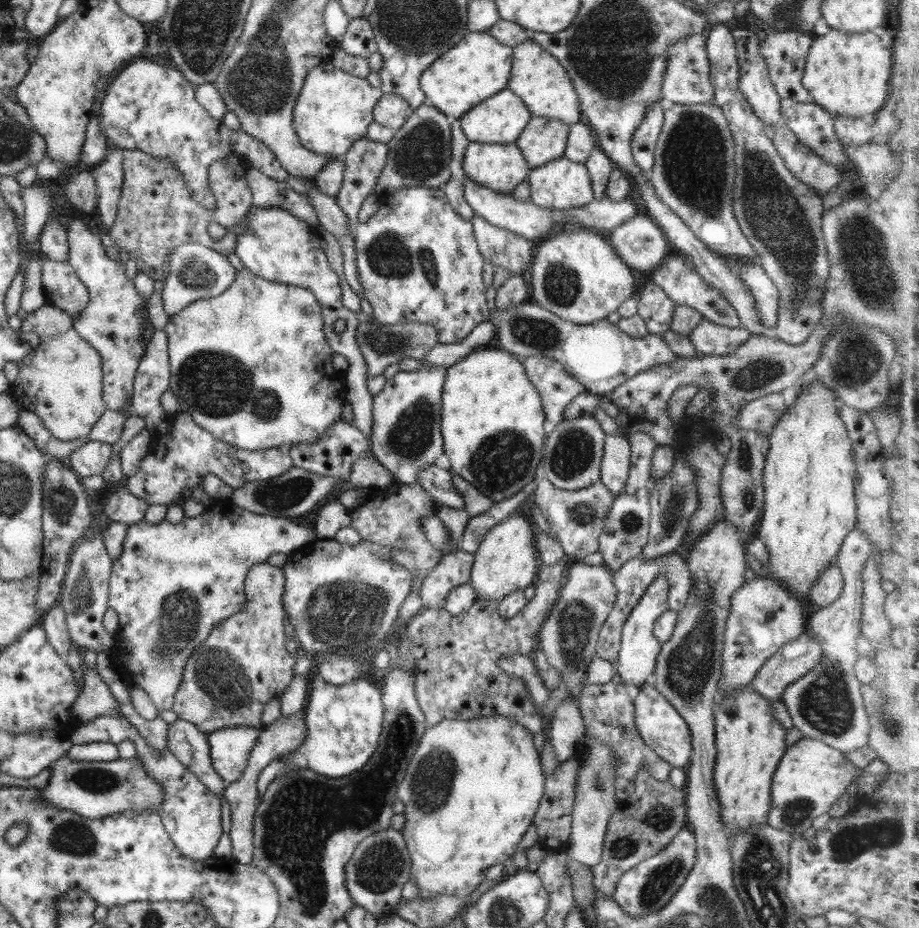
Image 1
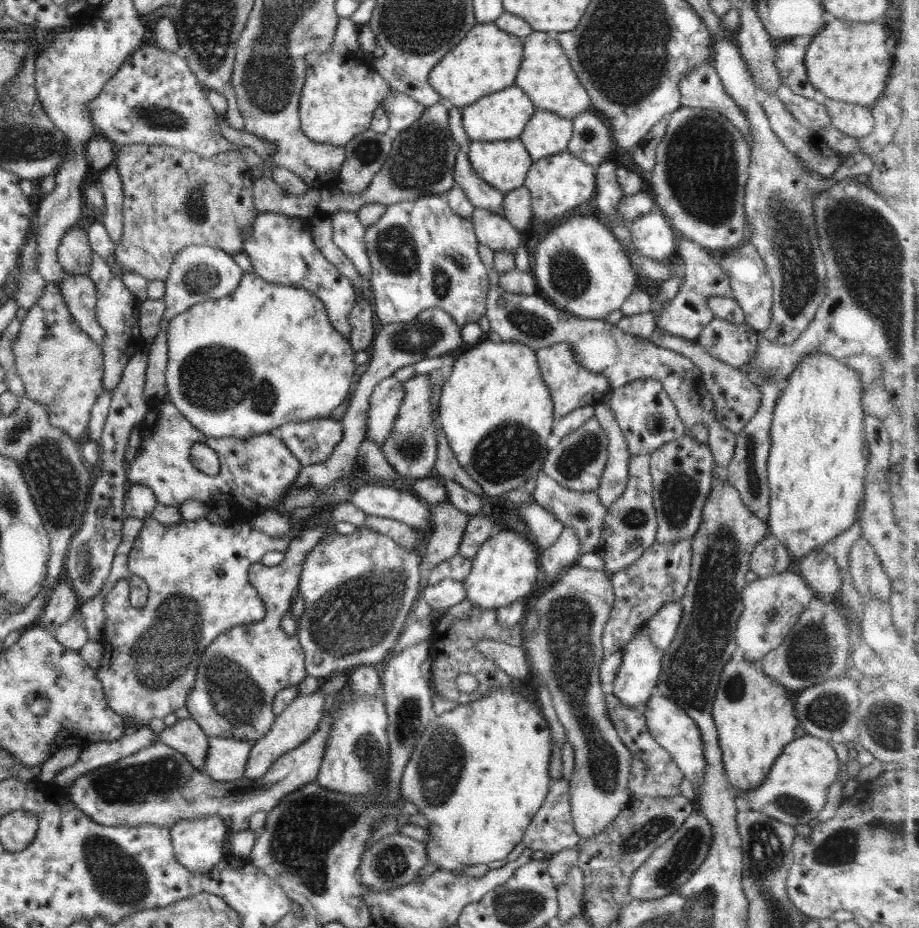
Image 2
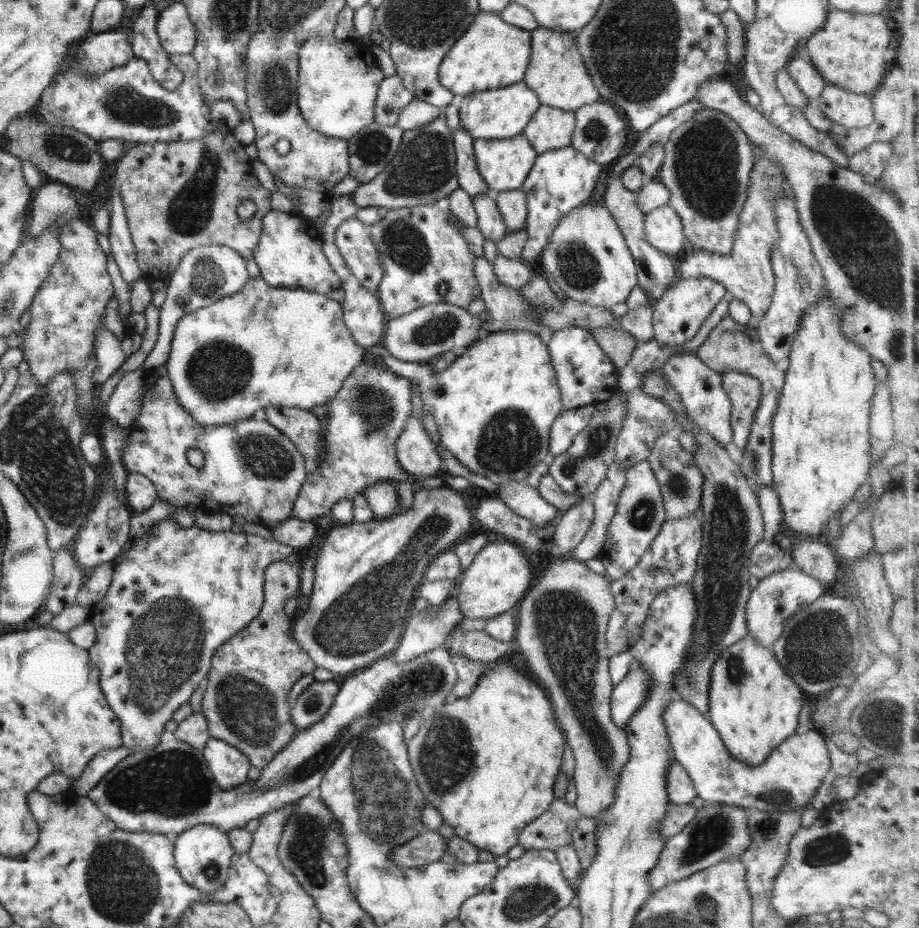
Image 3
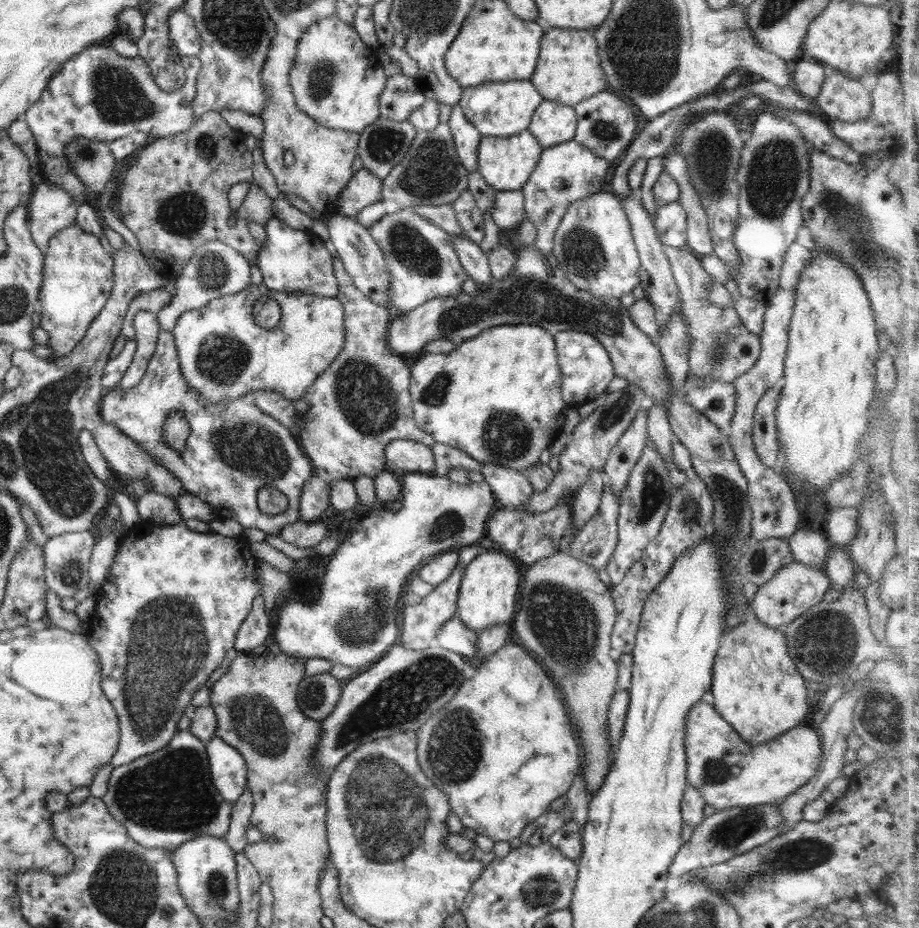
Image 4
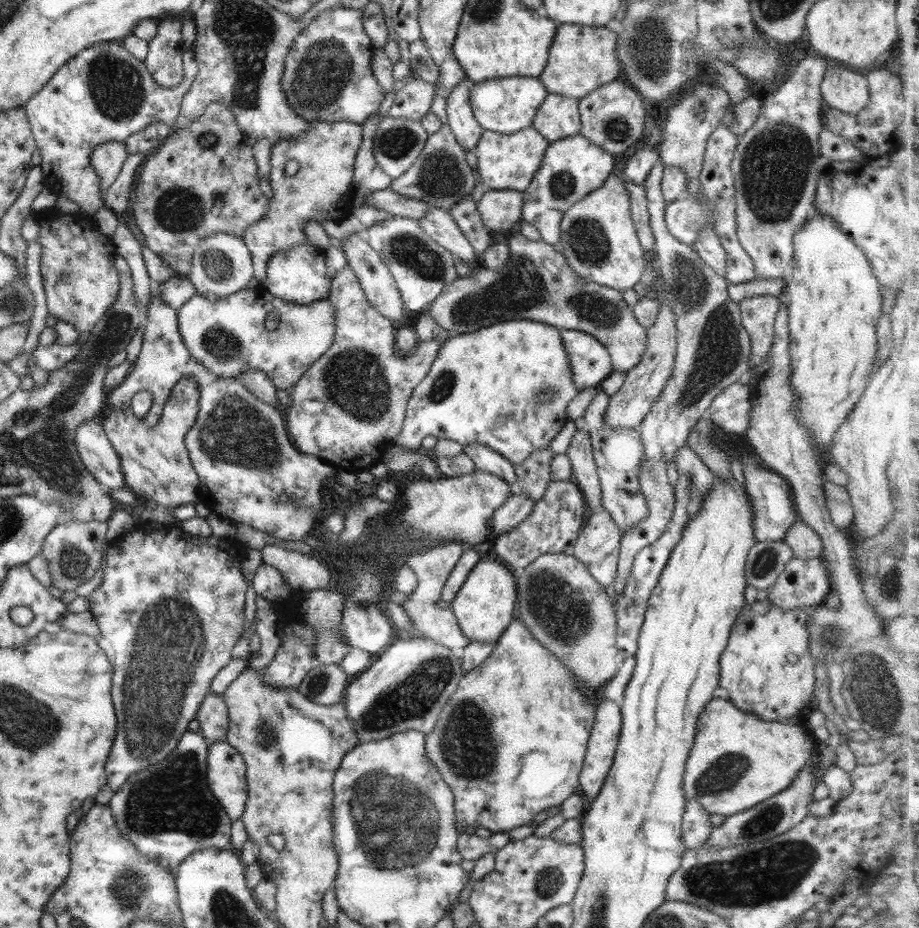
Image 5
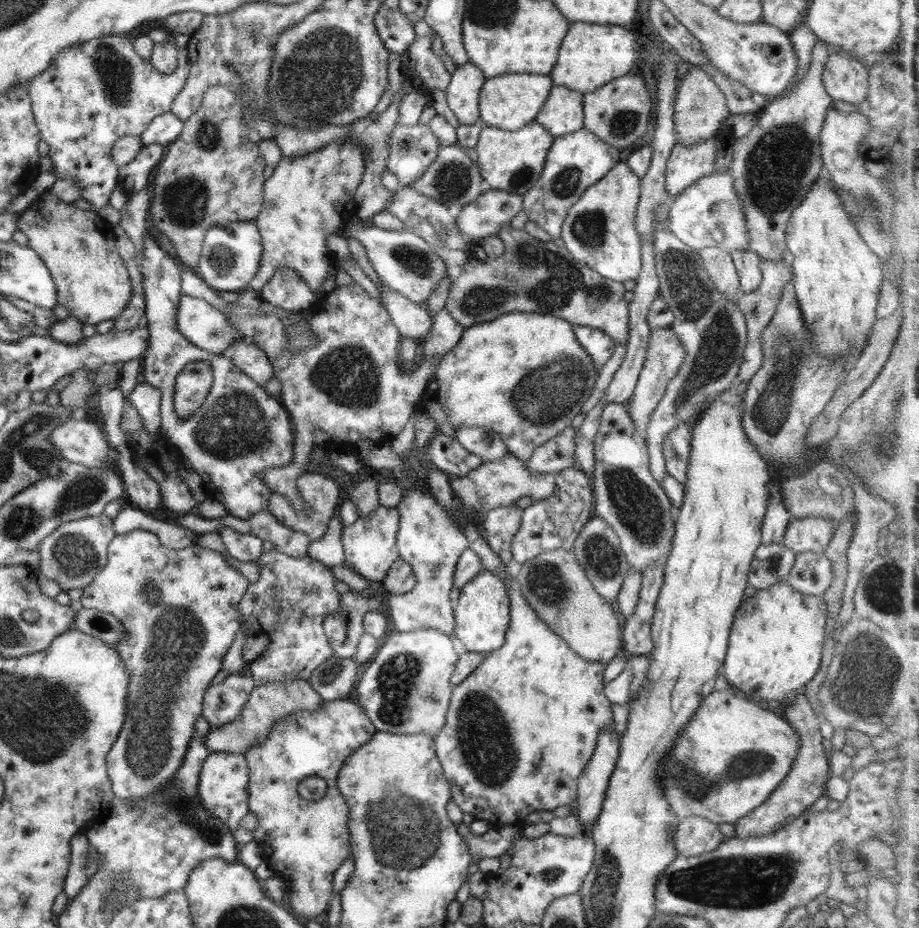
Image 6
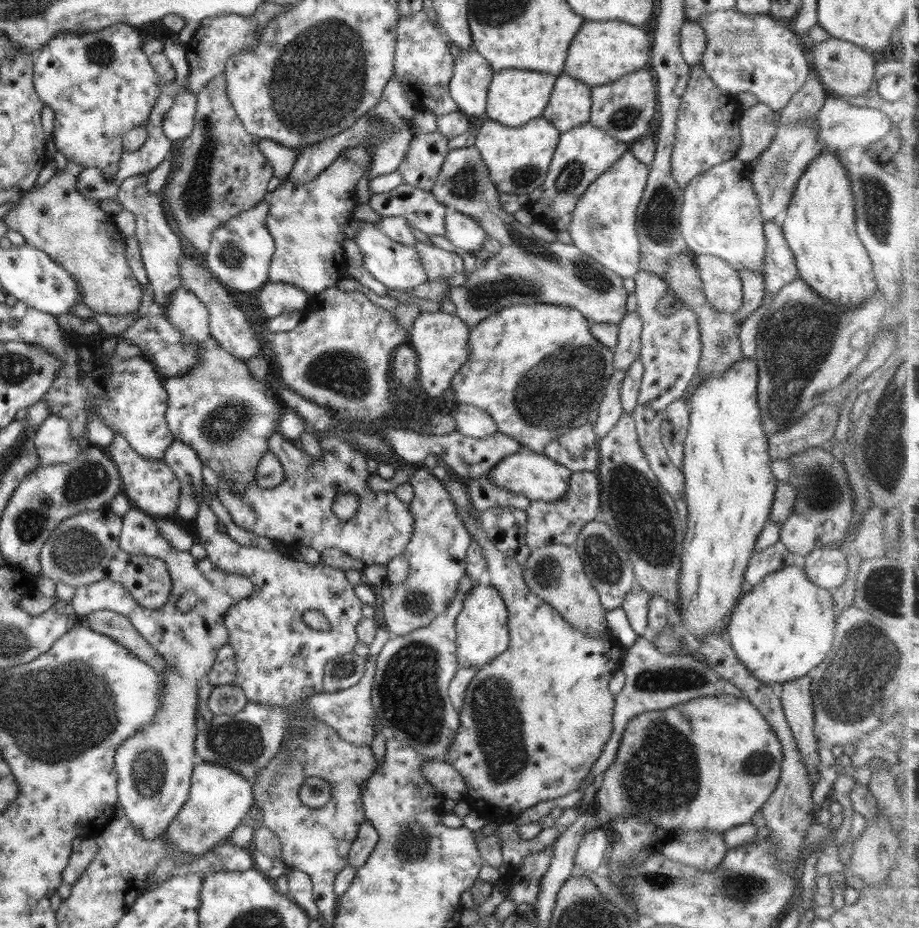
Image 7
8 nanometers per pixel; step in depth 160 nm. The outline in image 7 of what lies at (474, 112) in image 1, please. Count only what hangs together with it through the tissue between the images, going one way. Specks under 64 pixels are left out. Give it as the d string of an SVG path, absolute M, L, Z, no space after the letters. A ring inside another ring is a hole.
M502 69L495 71L487 92L486 116L504 126L518 127L541 116L553 91L556 75L531 70Z

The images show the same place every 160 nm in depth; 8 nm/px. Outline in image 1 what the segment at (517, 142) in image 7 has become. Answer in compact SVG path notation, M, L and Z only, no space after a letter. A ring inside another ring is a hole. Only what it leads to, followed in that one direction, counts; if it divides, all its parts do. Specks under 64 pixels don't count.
M470 142L463 156L463 171L470 180L486 188L498 193L511 193L517 184L526 180L530 168L515 142L506 144Z

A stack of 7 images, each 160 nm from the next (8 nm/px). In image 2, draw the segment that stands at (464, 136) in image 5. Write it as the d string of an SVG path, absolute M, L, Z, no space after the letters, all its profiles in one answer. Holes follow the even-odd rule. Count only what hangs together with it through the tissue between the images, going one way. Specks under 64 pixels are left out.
M460 149L455 158L453 179L456 186L466 193L472 206L503 214L505 193L496 190L482 180L471 167L468 155Z

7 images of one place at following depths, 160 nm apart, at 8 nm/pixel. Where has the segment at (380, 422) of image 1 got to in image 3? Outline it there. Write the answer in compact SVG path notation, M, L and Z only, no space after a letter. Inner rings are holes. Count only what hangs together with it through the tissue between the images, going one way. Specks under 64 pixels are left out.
M414 410L395 442L395 452L399 465L410 475L422 478L442 474L443 460Z

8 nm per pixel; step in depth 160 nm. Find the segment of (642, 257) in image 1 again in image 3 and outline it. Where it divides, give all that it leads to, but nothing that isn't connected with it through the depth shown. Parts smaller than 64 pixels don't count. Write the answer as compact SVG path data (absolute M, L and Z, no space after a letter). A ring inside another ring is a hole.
M670 205L655 208L645 216L644 232L654 249L672 257L684 248L686 242L682 221Z

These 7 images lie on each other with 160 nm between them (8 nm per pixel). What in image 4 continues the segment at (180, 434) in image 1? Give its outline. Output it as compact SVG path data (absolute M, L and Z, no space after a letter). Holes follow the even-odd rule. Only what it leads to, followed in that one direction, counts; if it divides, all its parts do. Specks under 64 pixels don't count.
M160 329L157 347L147 366L140 383L132 389L118 386L108 392L101 402L101 417L106 424L114 426L131 438L141 448L147 450L159 464L167 468L183 484L186 492L192 493L209 504L217 517L224 517L239 522L244 531L250 528L261 530L266 535L282 534L282 529L302 522L299 513L299 502L302 487L313 475L314 468L303 448L298 446L296 437L292 436L278 419L262 412L249 398L238 398L230 402L209 402L196 389L186 385L178 360L177 346L170 331ZM173 410L181 410L190 425L186 448L179 453L171 449L163 437L163 426ZM264 486L274 486L283 492L288 499L288 508L284 514L264 514L256 506L256 492Z

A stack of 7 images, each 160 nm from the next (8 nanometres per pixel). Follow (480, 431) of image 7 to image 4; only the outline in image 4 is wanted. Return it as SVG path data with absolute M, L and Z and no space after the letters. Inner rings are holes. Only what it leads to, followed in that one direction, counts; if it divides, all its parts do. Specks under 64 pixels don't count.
M480 462L483 481L490 485L496 500L506 509L523 508L535 492L526 472L514 470L507 466Z

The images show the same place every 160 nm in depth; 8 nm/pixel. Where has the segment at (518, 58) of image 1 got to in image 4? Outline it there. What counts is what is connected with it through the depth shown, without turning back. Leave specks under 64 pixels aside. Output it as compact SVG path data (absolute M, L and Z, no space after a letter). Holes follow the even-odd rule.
M546 28L542 35L536 68L529 81L542 95L543 100L572 107L606 90L606 77L598 62L598 46L592 30Z

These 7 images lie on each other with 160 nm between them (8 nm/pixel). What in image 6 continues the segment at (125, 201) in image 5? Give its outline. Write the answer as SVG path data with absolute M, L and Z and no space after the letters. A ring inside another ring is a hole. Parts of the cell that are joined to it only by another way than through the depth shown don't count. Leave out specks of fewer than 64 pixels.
M158 142L143 145L128 164L119 168L117 186L121 186L131 196L149 185L153 170L164 156L162 152L163 145Z

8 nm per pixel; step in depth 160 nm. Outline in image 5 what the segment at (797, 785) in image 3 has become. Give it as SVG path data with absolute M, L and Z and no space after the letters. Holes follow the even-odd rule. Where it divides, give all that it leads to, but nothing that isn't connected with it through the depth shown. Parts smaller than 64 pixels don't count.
M713 698L698 717L694 745L684 766L682 794L688 802L698 802L710 815L729 817L750 810L790 786L798 773L814 760L818 747L813 735L797 722L762 720L754 712L736 708L729 699Z

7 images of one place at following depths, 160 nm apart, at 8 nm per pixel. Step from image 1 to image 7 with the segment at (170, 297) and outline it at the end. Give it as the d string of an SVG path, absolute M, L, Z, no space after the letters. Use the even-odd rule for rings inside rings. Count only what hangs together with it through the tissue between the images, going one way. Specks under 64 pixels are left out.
M262 200L250 210L229 218L212 233L204 266L214 277L218 278L220 284L229 290L258 291L266 282L269 282L270 262L272 262L276 248L274 239L266 228L268 211L269 204Z

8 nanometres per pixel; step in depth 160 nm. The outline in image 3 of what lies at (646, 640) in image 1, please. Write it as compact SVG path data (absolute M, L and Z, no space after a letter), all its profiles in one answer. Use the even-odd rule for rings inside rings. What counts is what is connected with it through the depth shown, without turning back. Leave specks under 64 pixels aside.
M634 664L626 678L613 686L611 717L620 730L625 730L629 720L647 699L650 677L639 664Z

